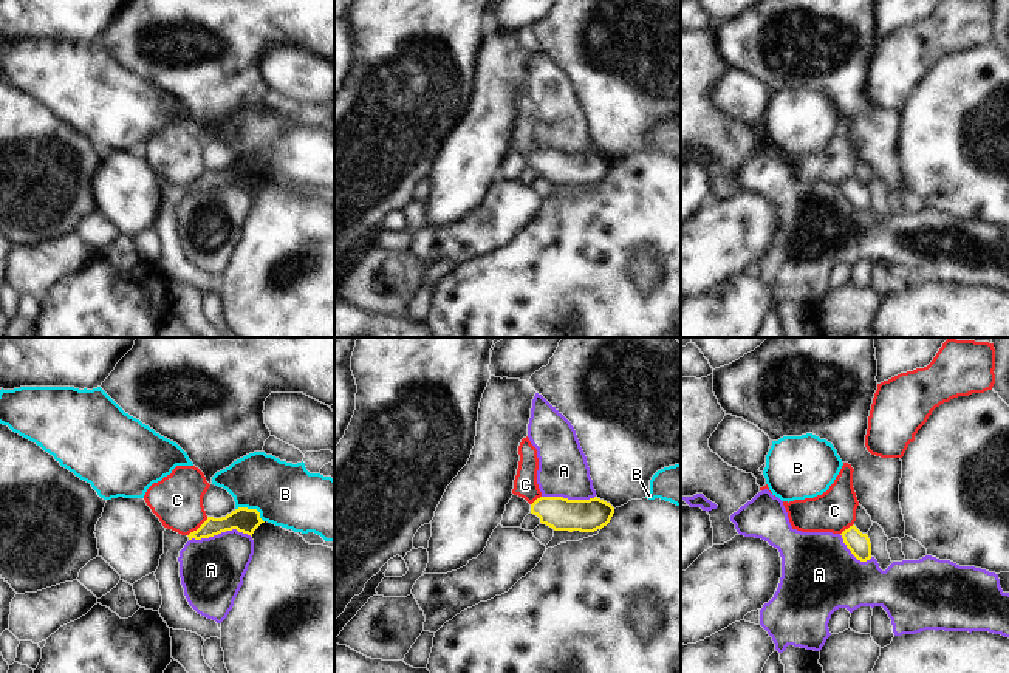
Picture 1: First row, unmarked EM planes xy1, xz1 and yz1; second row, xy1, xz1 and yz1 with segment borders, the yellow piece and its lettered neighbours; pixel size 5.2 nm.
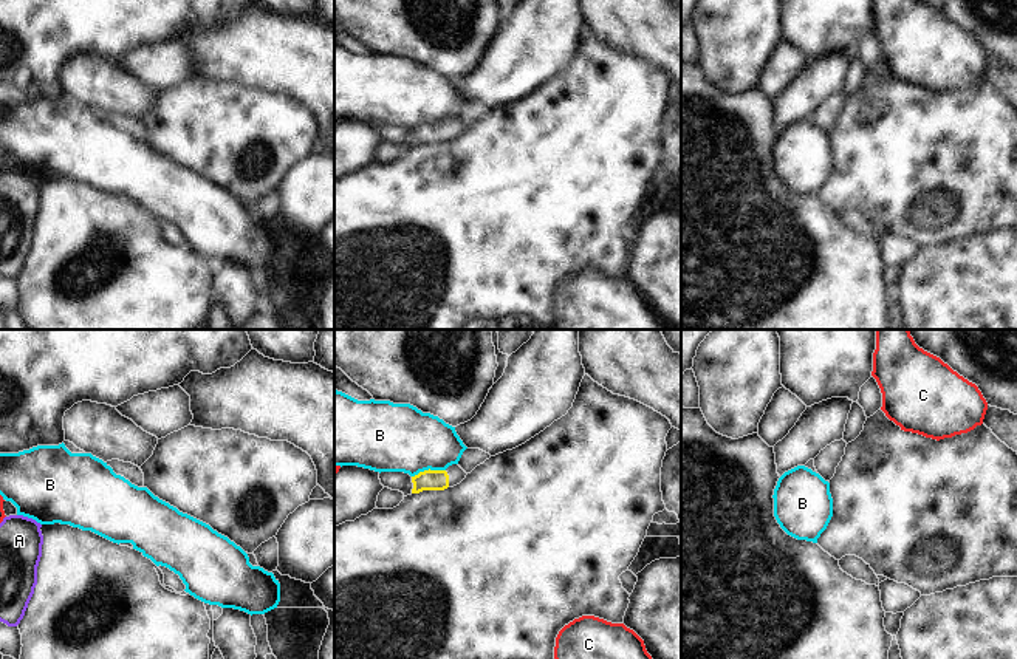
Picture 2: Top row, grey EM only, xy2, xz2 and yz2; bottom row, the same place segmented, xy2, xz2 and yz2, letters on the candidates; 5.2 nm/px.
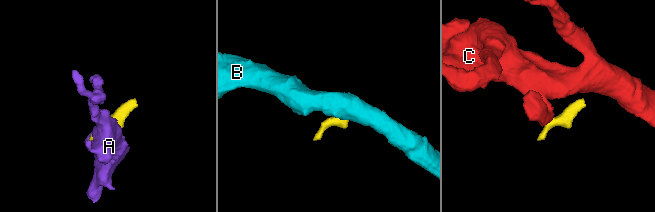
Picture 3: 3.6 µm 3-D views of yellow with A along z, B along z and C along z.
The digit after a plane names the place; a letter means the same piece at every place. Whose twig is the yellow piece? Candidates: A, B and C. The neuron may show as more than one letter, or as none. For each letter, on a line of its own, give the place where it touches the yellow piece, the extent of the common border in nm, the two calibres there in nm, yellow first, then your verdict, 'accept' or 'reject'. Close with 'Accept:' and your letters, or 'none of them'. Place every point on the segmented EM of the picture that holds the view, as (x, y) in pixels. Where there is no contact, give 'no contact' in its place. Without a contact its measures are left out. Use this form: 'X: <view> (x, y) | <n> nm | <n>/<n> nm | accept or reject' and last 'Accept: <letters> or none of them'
A: xy1 (220, 532) | 320 nm | 130/320 nm | reject
B: xy1 (253, 509) | 170 nm | 130/320 nm | reject
C: xy1 (198, 528) | 150 nm | 130/280 nm | reject
Accept: none of them

